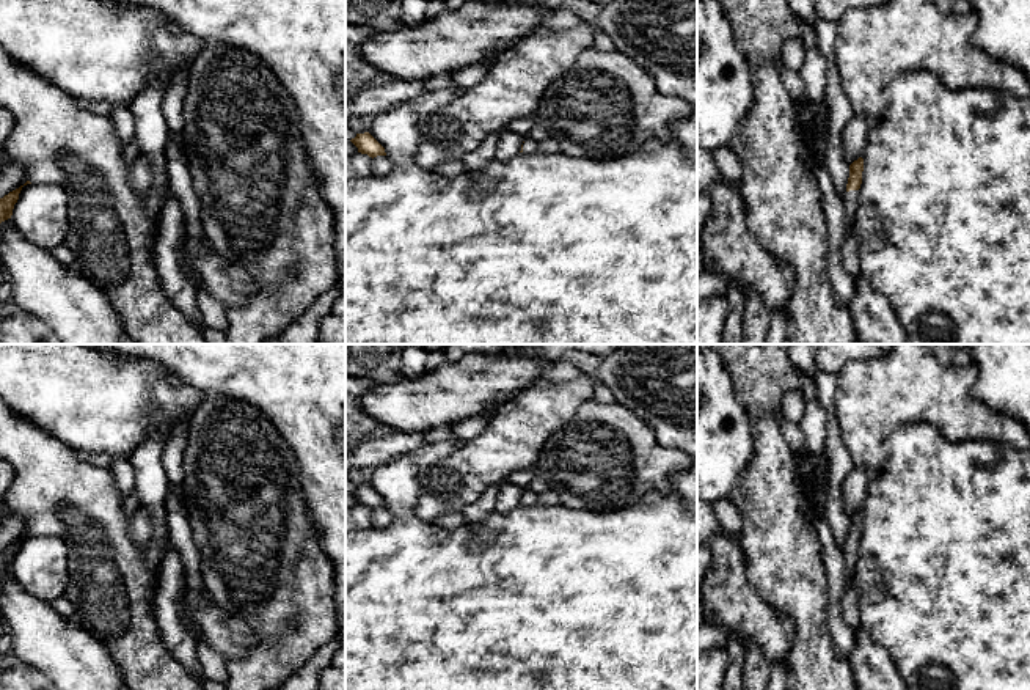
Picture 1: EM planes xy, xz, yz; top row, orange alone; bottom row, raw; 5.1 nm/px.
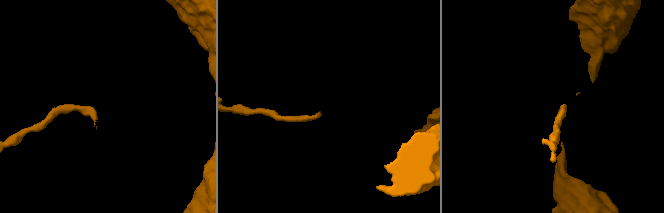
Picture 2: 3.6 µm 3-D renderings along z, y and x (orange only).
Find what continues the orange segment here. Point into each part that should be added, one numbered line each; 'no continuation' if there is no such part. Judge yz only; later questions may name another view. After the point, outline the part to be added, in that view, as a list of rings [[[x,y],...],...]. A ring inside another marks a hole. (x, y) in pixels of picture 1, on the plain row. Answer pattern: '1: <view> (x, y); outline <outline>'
1: yz (850, 602); outline [[[859,542],[845,544],[842,550],[846,563],[846,585],[842,599],[843,619],[851,633],[856,635],[856,632],[862,626],[859,613],[859,593],[854,583],[856,563],[859,560]]]

